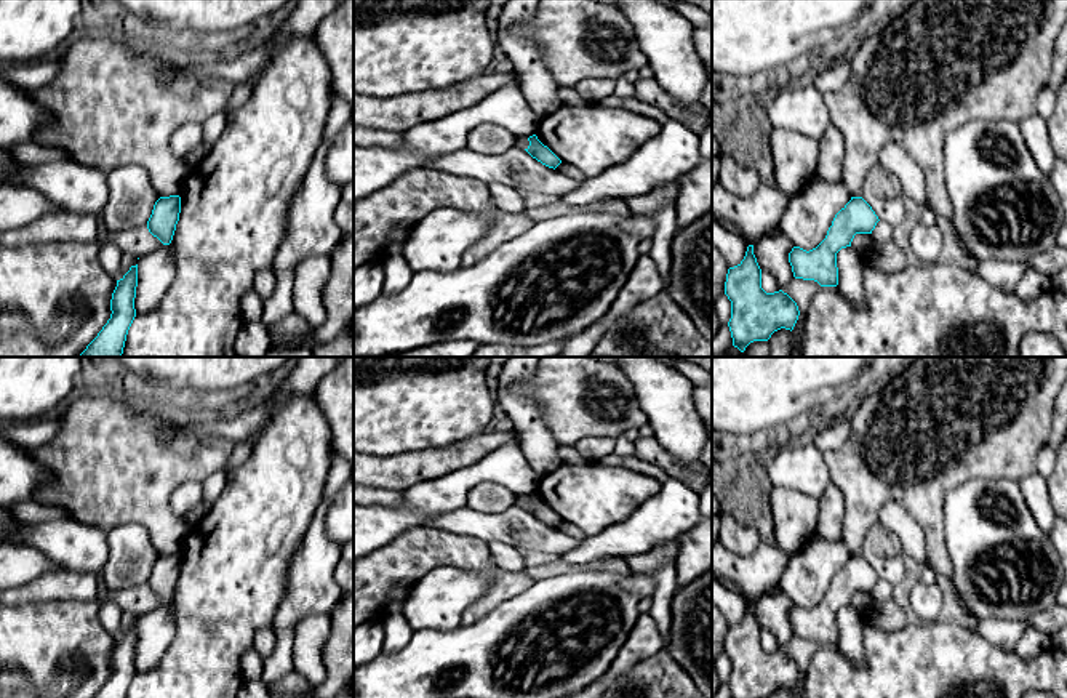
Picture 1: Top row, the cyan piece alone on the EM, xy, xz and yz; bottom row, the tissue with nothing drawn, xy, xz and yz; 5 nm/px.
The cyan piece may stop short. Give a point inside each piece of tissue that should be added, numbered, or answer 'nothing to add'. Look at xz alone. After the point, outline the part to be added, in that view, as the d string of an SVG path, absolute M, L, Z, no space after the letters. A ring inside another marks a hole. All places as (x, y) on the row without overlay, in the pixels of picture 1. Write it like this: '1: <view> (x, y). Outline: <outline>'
nothing to add

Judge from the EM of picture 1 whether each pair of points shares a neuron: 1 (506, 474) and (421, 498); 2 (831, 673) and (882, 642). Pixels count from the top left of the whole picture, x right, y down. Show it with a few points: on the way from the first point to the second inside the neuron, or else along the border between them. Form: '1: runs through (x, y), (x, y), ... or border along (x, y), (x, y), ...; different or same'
1: runs through (485, 474), (474, 474), (442, 495); same
2: runs through (848, 674), (867, 674), (882, 660); same

